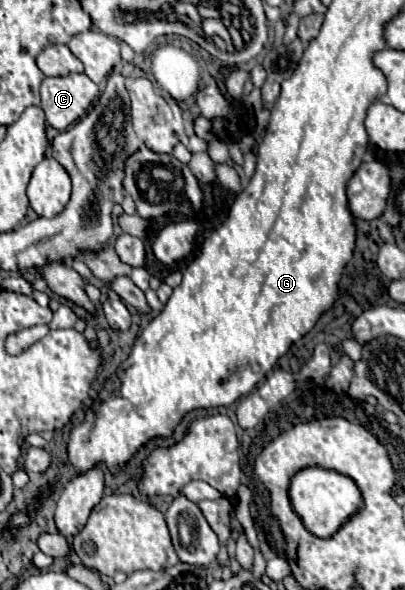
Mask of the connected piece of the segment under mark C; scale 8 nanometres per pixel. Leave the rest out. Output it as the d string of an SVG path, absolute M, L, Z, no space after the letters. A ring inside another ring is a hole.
M85 74L45 78L41 84L41 108L53 128L65 130L85 114L97 94L97 84Z

